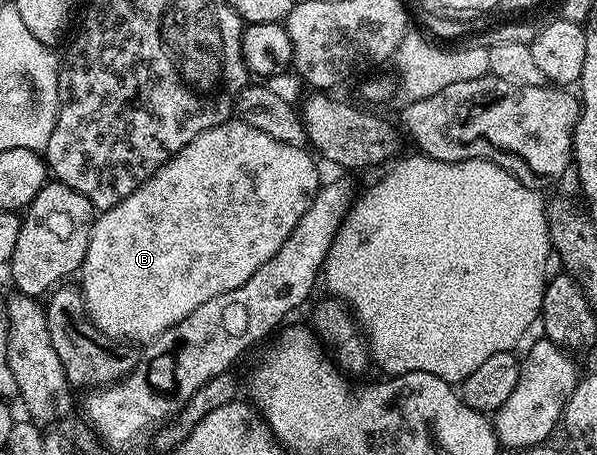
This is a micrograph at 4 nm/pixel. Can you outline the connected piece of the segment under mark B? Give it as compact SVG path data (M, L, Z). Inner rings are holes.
M230 119L225 124L211 127L195 139L191 139L191 143L187 143L187 147L183 147L183 151L176 153L135 192L124 197L115 207L104 210L94 220L93 230L87 243L87 255L79 270L81 298L85 300L85 309L89 312L89 318L105 334L122 343L138 343L137 341L148 343L161 333L178 325L183 319L187 319L187 315L191 315L191 311L195 311L195 307L203 307L203 303L207 303L207 299L215 299L227 291L235 291L235 287L243 287L243 283L247 283L247 279L251 279L251 275L255 275L255 271L259 271L259 267L263 267L263 263L267 263L271 259L271 255L275 255L275 251L279 251L279 247L283 247L283 243L287 243L287 239L295 231L299 219L303 219L303 215L312 203L313 197L323 181L312 156L314 157L314 154L308 148L291 143L281 143L279 139L271 139L271 135L263 135L263 131L255 131L255 127L251 127L239 119Z

